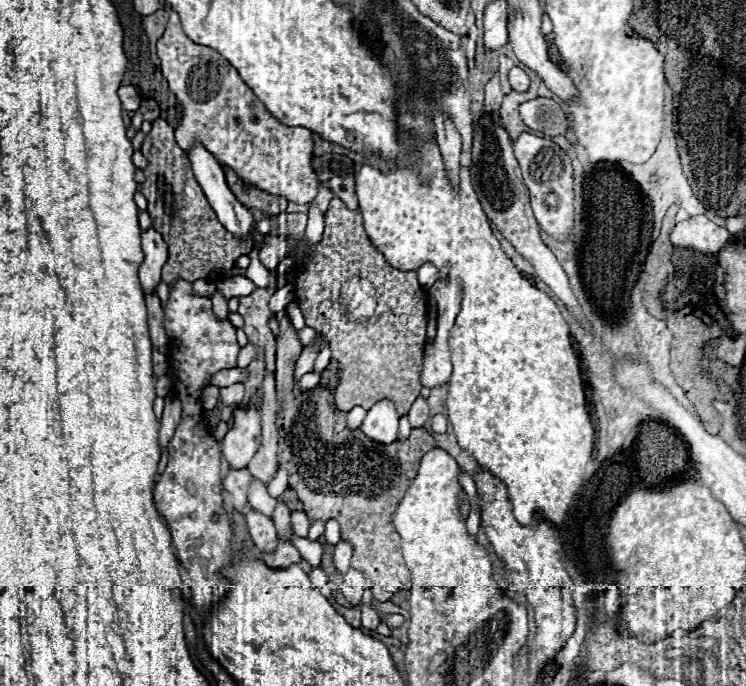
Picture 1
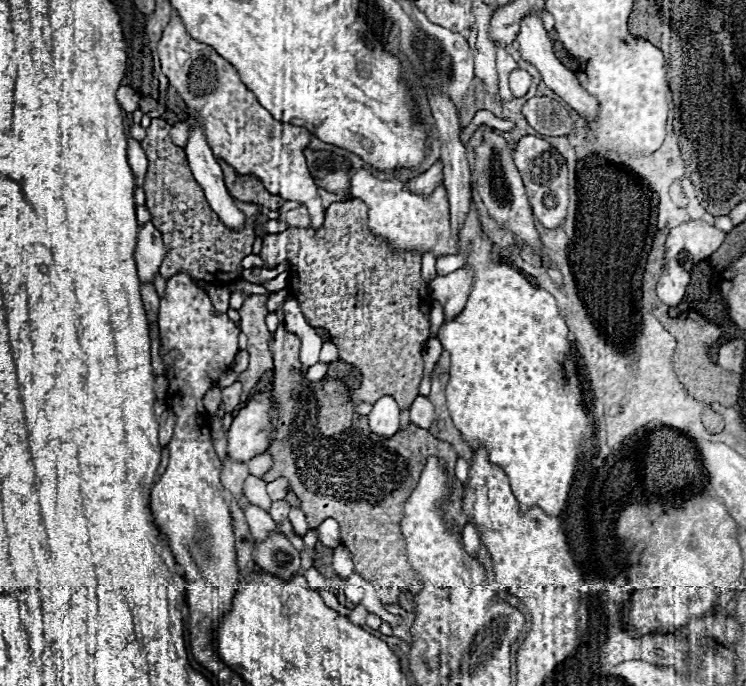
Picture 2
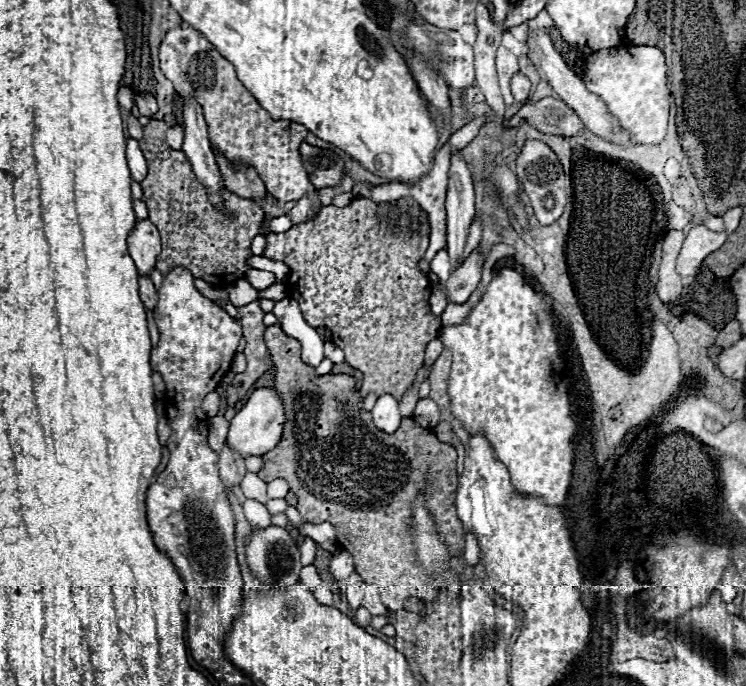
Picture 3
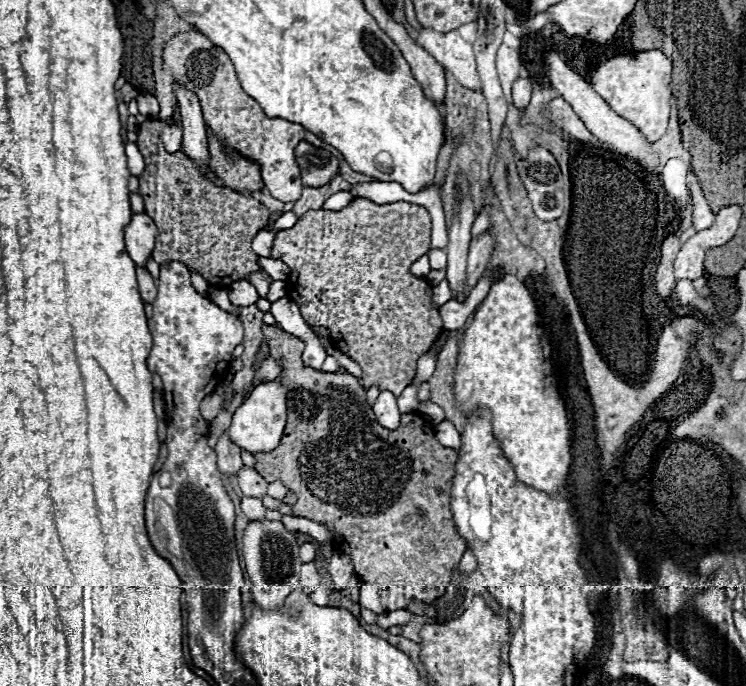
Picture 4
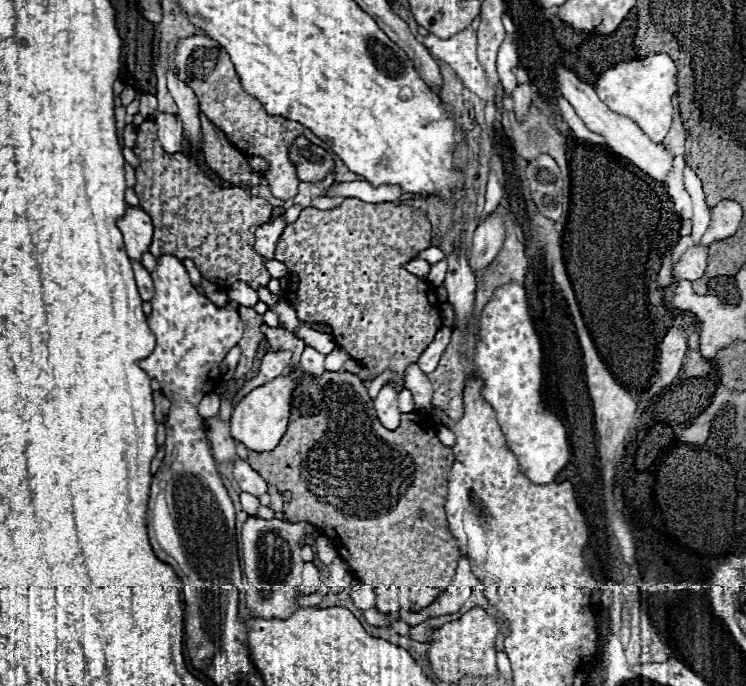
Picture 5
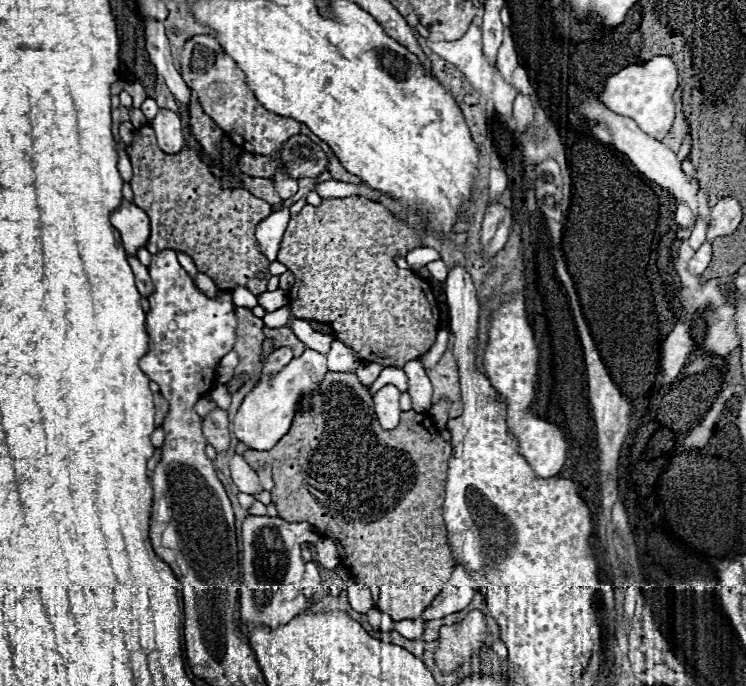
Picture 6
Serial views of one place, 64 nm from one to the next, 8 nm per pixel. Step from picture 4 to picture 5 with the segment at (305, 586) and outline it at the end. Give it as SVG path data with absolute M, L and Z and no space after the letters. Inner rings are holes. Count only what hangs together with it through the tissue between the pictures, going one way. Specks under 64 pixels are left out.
M312 562L304 564L304 572L302 572L302 584L300 584L300 594L312 594L318 590L318 570Z

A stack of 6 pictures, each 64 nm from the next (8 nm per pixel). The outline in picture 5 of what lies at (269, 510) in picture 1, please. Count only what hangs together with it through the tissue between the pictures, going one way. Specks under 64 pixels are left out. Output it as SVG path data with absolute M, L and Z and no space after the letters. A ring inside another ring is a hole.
M238 460L234 462L234 480L240 484L242 492L248 492L252 496L262 496L268 490L268 484L264 482L264 478L250 468L248 462Z

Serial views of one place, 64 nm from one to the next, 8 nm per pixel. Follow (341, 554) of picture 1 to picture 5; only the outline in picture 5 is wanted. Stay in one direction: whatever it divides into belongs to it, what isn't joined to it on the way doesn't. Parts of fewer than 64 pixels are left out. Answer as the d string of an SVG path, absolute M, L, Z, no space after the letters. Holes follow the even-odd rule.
M336 556L334 562L328 568L330 568L330 590L332 592L338 594L338 592L342 592L344 588L350 586L352 570L350 570L350 566L340 556Z

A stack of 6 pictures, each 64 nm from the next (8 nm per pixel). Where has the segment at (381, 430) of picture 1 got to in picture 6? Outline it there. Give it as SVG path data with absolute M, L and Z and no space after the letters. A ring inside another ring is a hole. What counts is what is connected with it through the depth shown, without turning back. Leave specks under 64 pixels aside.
M386 384L374 394L374 408L384 430L392 430L400 422L402 410L400 410L398 400L400 400L400 390L392 384Z

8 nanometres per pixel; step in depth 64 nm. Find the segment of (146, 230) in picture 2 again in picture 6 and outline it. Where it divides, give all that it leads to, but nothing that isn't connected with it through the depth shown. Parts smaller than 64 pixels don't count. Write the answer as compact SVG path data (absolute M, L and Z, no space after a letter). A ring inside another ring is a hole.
M122 202L122 206L112 212L110 222L120 232L128 256L136 256L138 250L146 246L150 234L150 220L136 204Z

